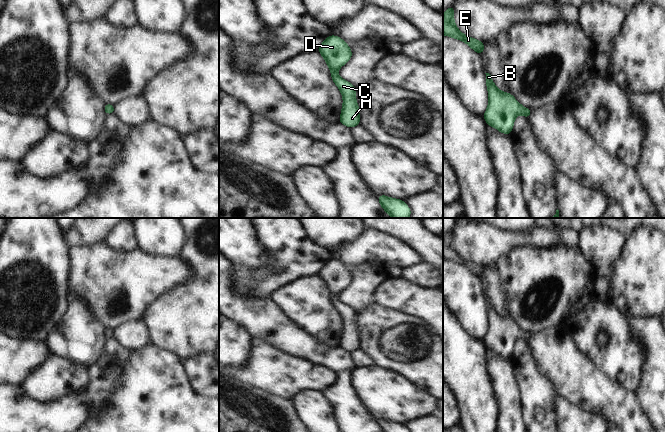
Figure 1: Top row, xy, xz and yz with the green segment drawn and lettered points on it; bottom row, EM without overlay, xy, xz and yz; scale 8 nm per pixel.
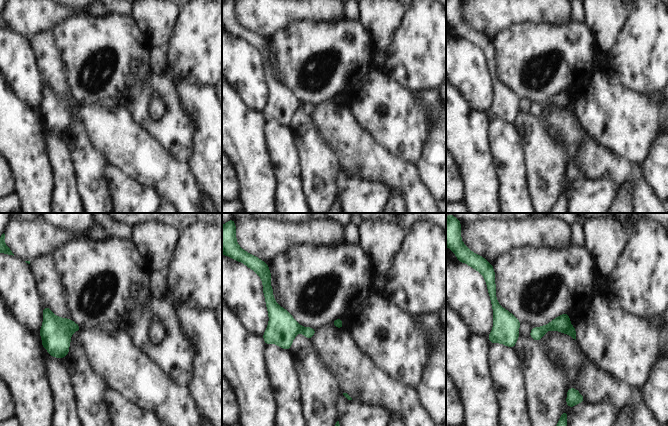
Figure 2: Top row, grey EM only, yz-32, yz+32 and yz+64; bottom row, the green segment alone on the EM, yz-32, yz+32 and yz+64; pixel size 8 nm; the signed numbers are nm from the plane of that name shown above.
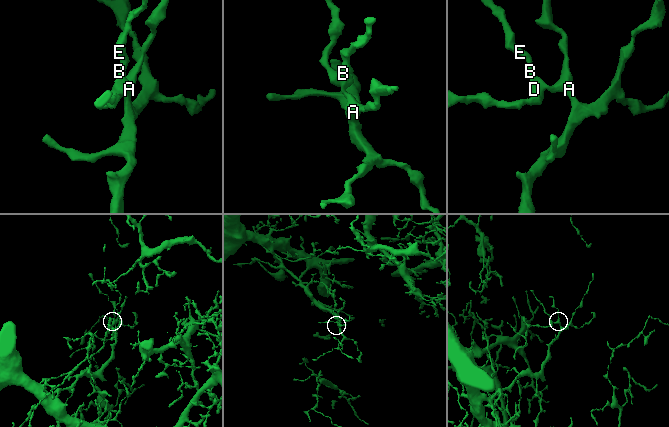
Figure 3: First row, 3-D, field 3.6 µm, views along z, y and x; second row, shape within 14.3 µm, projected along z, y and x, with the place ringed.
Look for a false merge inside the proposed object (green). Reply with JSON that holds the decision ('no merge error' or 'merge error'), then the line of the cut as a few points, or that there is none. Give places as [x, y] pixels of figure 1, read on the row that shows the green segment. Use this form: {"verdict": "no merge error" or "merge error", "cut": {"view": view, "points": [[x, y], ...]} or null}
{"verdict": "no merge error", "cut": null}

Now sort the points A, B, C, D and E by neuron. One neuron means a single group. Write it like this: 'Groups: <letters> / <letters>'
Groups: A B C D E.

